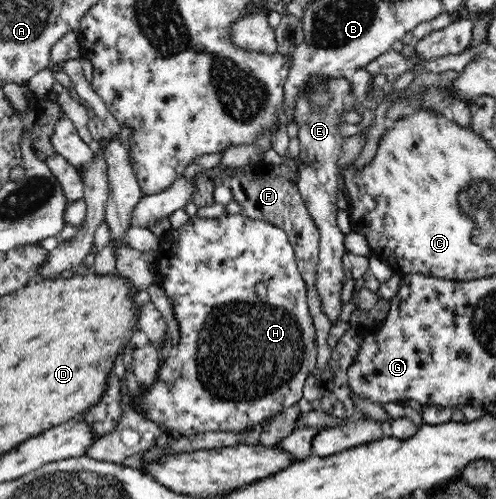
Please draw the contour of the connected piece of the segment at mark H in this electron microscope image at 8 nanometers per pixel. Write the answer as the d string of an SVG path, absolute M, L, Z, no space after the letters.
M242 214L225 215L220 218L199 218L195 215L182 228L170 229L164 233L157 251L156 264L157 281L164 287L171 302L171 308L174 309L174 317L180 327L180 337L176 354L163 356L164 360L158 369L156 382L146 388L141 388L141 393L131 396L131 404L136 410L155 422L161 432L176 430L181 436L190 436L219 430L238 432L242 426L232 426L232 424L248 416L252 418L252 424L260 422L262 418L275 416L303 398L304 380L316 368L316 328L314 328L311 308L308 305L308 285L297 267L294 246L290 245L289 235L285 229L262 220L252 220Z

